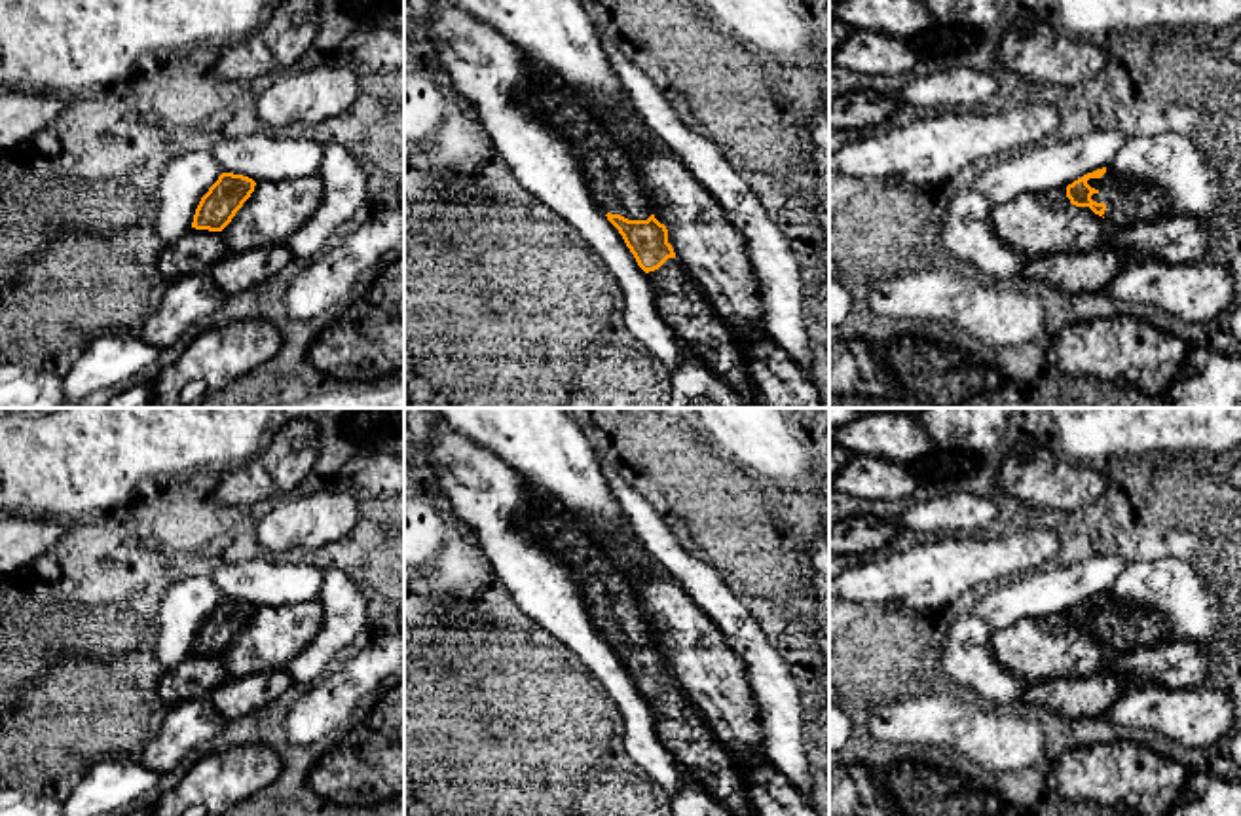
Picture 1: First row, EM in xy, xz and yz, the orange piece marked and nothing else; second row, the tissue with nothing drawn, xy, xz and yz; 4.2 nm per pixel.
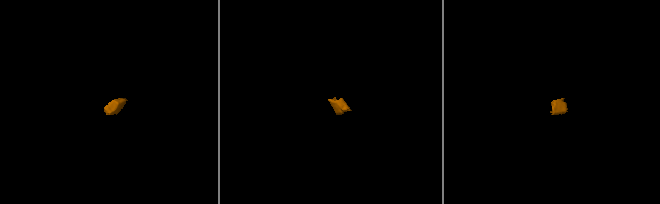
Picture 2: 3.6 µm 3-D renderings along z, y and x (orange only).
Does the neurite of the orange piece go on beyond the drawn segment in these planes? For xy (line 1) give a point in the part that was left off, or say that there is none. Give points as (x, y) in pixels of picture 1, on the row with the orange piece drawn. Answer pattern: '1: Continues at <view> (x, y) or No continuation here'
1: No continuation here

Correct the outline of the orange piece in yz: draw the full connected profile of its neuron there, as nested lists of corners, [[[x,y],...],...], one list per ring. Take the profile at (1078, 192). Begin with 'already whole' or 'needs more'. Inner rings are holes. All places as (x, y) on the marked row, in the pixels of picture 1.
needs more | [[[1106,167],[1068,184],[1066,197],[1076,207],[1089,207],[1110,228],[1135,226],[1171,214],[1171,201],[1159,186],[1116,178]]]

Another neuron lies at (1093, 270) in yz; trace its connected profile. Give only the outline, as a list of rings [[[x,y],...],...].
[[[1110,247],[1085,252],[1059,252],[1030,260],[1019,277],[1040,281],[1068,294],[1106,288],[1129,258]]]

